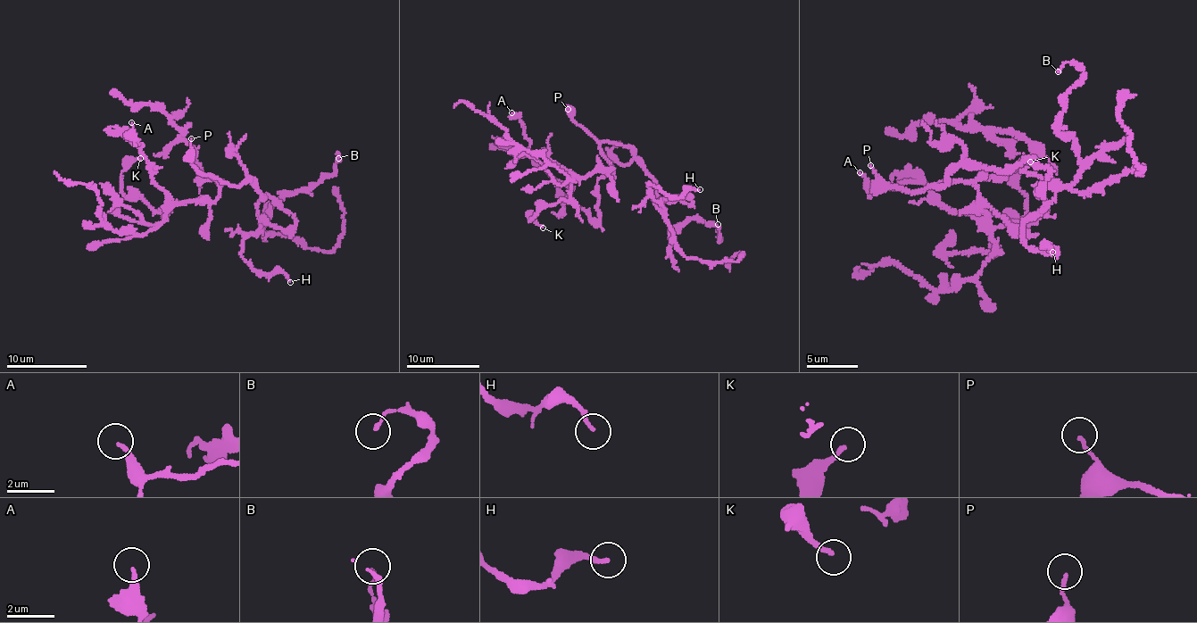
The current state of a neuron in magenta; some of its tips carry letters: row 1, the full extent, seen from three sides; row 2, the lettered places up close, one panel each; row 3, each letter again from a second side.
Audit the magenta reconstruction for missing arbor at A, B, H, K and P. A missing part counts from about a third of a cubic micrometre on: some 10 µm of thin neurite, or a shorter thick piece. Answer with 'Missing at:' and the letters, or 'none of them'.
Missing at: H

